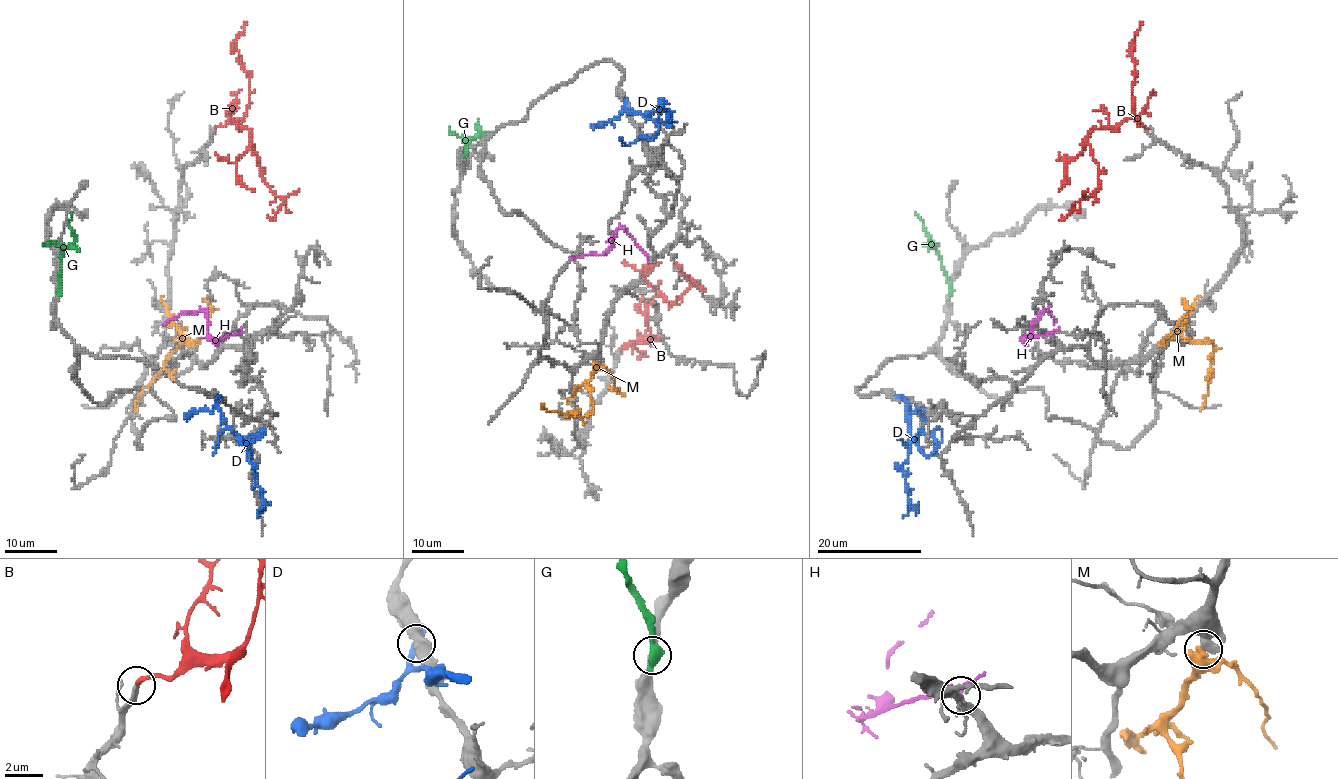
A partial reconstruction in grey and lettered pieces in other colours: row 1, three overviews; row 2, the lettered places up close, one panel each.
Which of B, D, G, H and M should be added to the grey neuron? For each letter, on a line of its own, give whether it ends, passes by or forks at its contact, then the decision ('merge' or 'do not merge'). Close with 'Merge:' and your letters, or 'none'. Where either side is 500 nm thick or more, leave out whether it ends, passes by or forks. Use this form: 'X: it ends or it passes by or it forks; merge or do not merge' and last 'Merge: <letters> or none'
B: it ends; merge
D: do not merge
G: do not merge
H: it passes by; do not merge
M: do not merge
Merge: B

